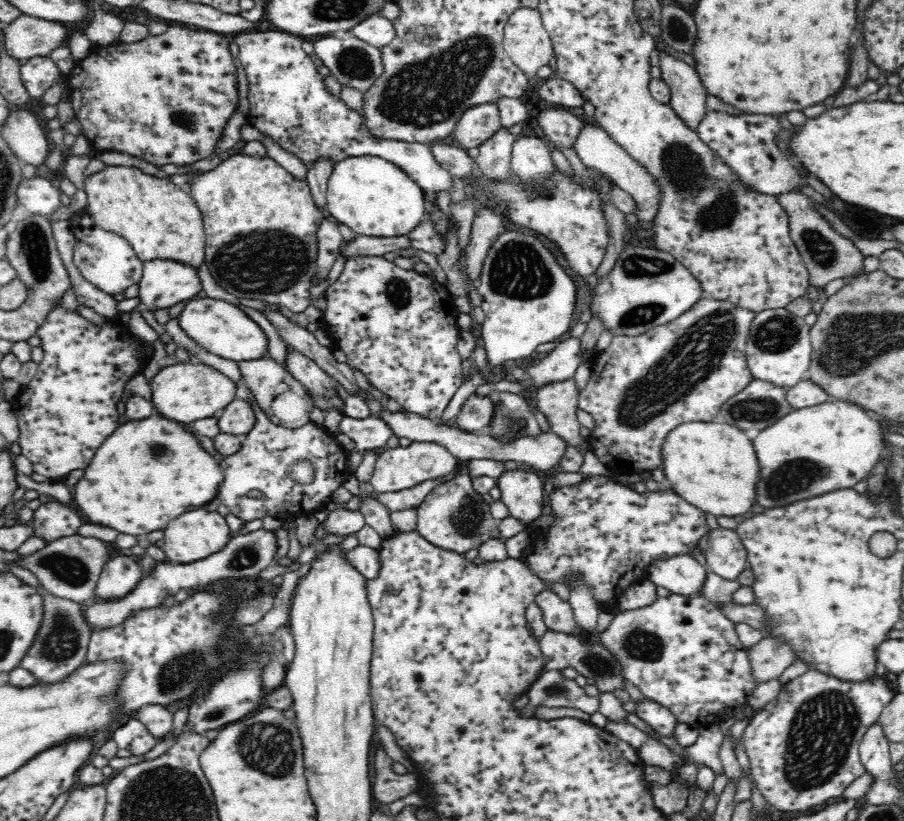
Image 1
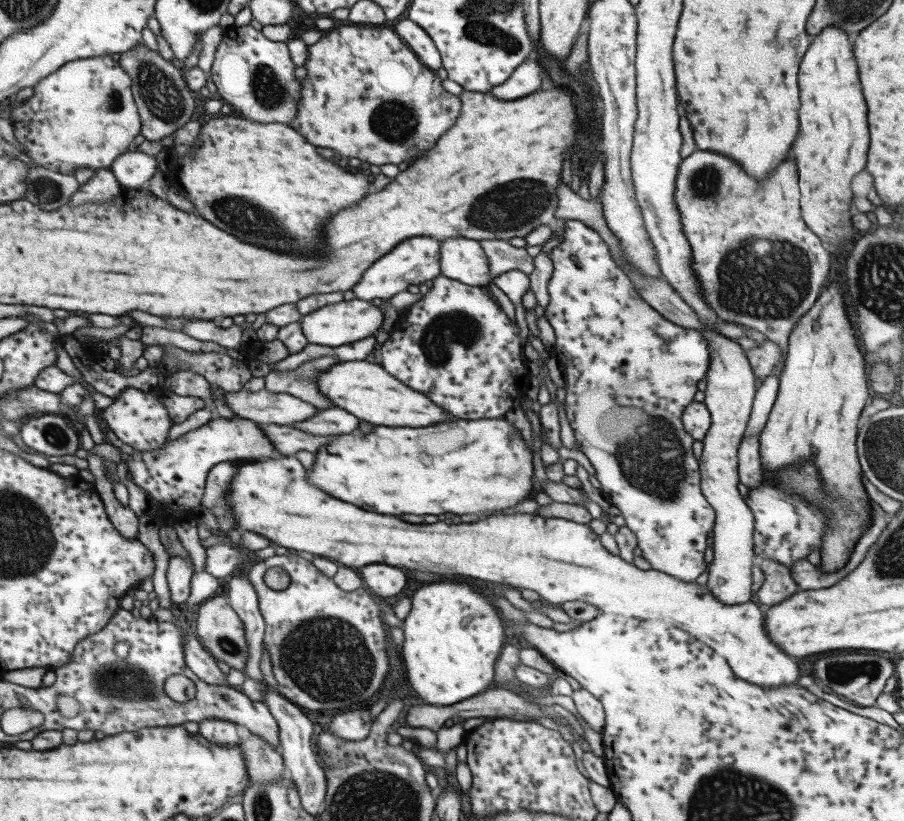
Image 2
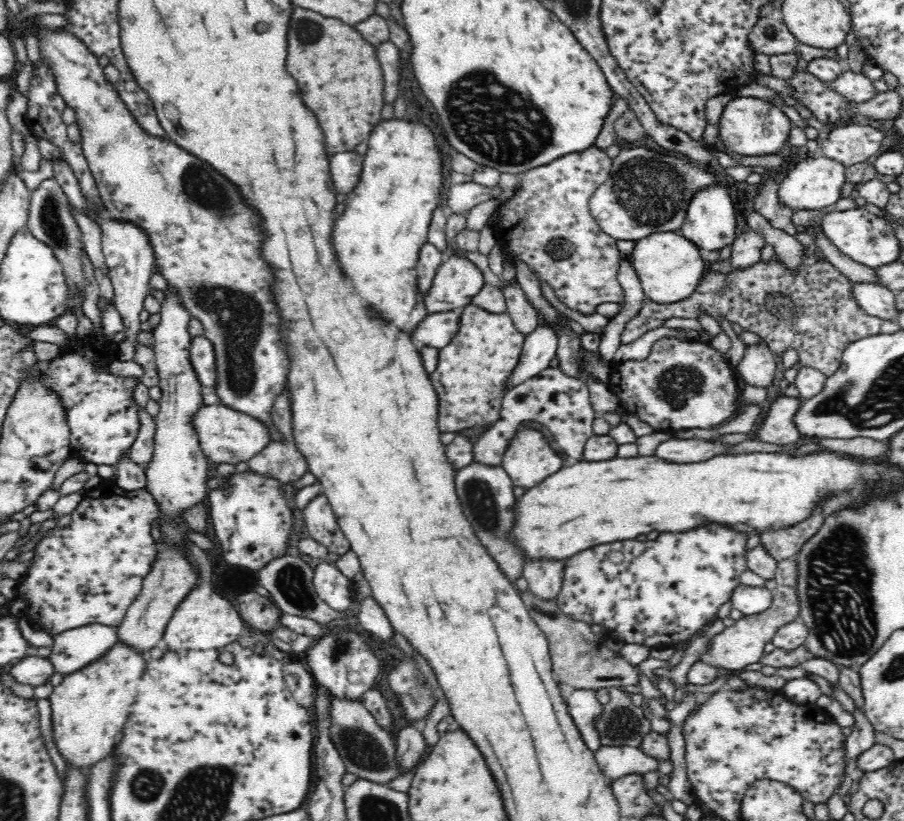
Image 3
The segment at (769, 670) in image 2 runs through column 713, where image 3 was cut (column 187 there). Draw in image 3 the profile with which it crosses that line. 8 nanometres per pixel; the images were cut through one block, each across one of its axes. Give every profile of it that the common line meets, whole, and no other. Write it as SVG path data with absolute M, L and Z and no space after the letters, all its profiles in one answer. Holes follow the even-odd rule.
M194 543L190 546L189 550L200 569L201 580L195 592L188 594L186 600L182 600L178 604L178 608L176 608L166 625L161 646L167 652L197 652L220 649L233 644L232 642L237 642L239 634L247 630L245 620L240 616L235 605L232 604L234 600L230 600L230 604L228 604L228 600L220 598L212 590L210 581L212 565L207 552L201 550Z

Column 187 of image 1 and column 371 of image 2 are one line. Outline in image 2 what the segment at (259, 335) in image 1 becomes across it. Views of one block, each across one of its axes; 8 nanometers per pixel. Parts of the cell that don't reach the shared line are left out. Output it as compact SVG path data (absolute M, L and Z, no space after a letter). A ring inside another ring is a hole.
M352 298L335 304L328 304L322 308L317 308L314 312L309 312L299 317L299 324L308 342L319 344L319 346L341 346L351 344L369 335L375 335L377 330L381 330L382 324L381 307L372 306L371 301Z

